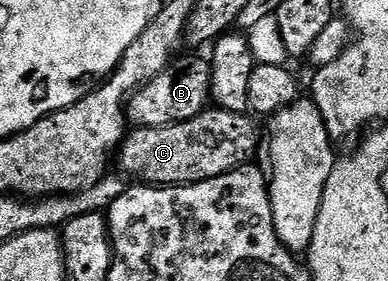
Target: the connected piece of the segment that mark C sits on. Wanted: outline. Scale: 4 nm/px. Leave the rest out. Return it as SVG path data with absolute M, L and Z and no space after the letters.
M210 107L197 117L186 122L173 123L166 127L135 128L122 141L118 156L122 170L127 176L138 177L138 181L157 186L177 186L204 181L220 176L237 166L245 166L256 151L258 131L249 114L230 112L226 109Z

